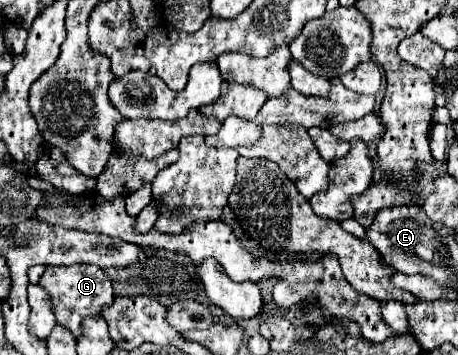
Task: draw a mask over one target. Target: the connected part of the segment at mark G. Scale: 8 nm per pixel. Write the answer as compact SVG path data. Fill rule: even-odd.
M77 264L77 266L47 266L45 274L39 280L39 286L43 286L49 292L51 298L51 310L57 318L57 324L65 330L69 330L75 338L81 336L81 324L83 318L99 318L101 310L109 304L113 304L113 288L109 276L99 266L89 264Z

